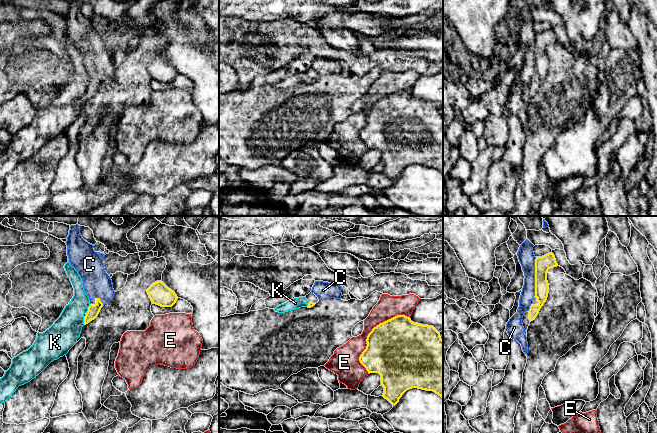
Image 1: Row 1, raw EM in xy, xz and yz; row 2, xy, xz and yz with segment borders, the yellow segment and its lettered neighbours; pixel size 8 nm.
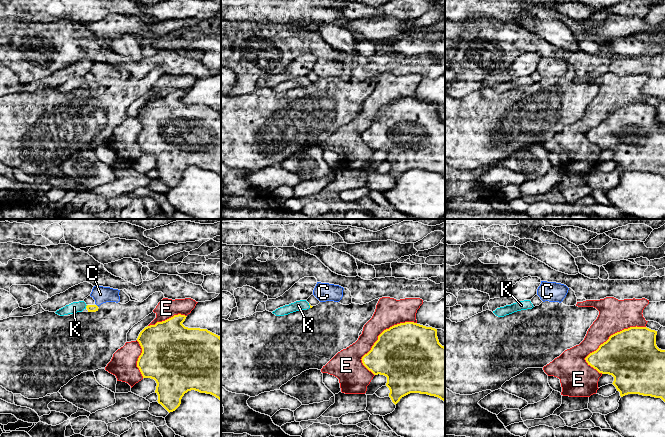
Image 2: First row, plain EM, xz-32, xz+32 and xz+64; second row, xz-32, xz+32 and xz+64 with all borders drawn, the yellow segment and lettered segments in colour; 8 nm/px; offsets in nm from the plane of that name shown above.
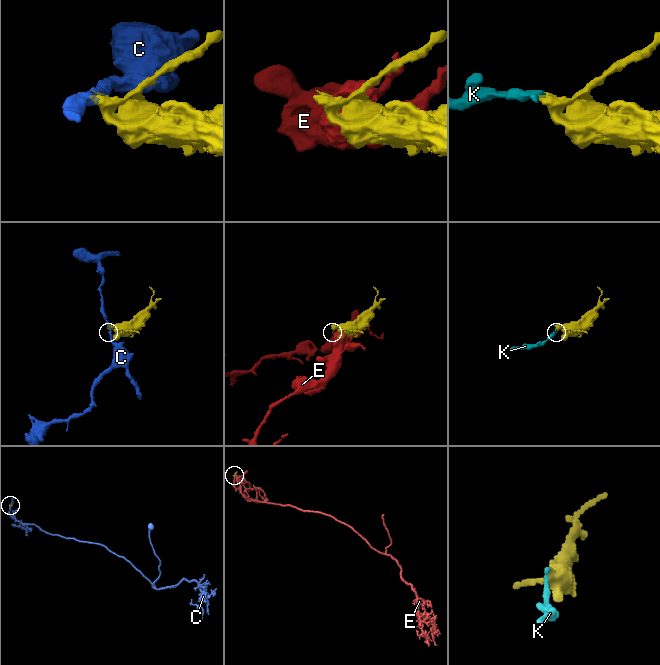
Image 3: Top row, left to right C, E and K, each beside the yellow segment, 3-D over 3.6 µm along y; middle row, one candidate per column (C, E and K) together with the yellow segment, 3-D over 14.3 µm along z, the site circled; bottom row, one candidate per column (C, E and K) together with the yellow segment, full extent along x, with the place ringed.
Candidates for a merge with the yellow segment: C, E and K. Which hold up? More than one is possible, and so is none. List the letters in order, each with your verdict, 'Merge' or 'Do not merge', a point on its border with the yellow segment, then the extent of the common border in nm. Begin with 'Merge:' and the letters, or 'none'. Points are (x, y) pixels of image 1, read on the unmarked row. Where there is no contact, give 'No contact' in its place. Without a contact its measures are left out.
Merge: K
C: Do not merge. Touches yellow at yz (535, 52). Shared border 320 nm
E: Do not merge. Touches yellow at xz (369, 109). Shared border 550 nm
K: Merge. Touches yellow at xy (88, 85). Shared border 80 nm

